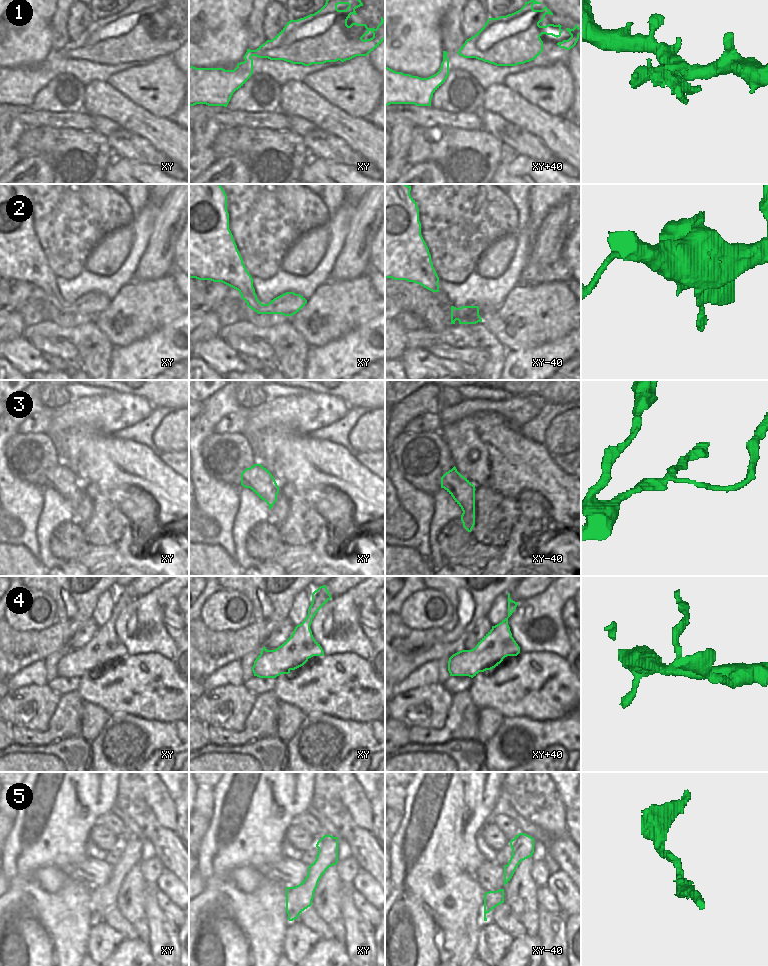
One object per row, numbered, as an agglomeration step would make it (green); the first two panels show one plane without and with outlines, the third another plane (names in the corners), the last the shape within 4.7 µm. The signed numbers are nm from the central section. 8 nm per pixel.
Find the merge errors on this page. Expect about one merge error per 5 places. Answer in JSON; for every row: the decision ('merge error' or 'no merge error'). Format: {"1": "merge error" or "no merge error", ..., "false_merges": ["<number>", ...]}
{"1": "merge error", "2": "no merge error", "3": "merge error", "4": "no merge error", "5": "no merge error", "false_merges": ["1", "3"]}

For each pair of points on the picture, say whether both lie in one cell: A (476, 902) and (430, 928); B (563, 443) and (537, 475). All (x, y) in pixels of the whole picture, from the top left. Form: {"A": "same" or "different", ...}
{"A": "same", "B": "different"}

